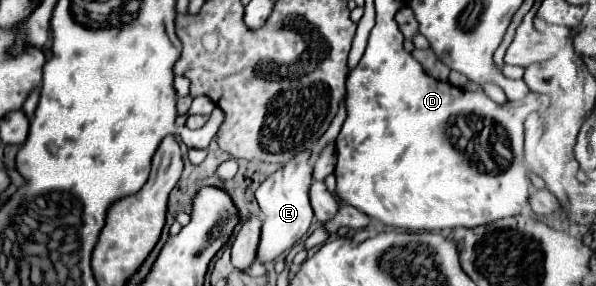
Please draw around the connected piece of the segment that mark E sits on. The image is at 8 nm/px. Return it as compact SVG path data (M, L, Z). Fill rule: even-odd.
M300 153L292 161L288 161L280 171L272 173L258 187L256 199L264 213L264 223L260 231L260 243L258 243L258 257L256 257L260 263L264 265L272 263L286 249L292 249L308 231L310 223L314 221L314 213L308 201L310 183L312 183L312 161L308 153Z

